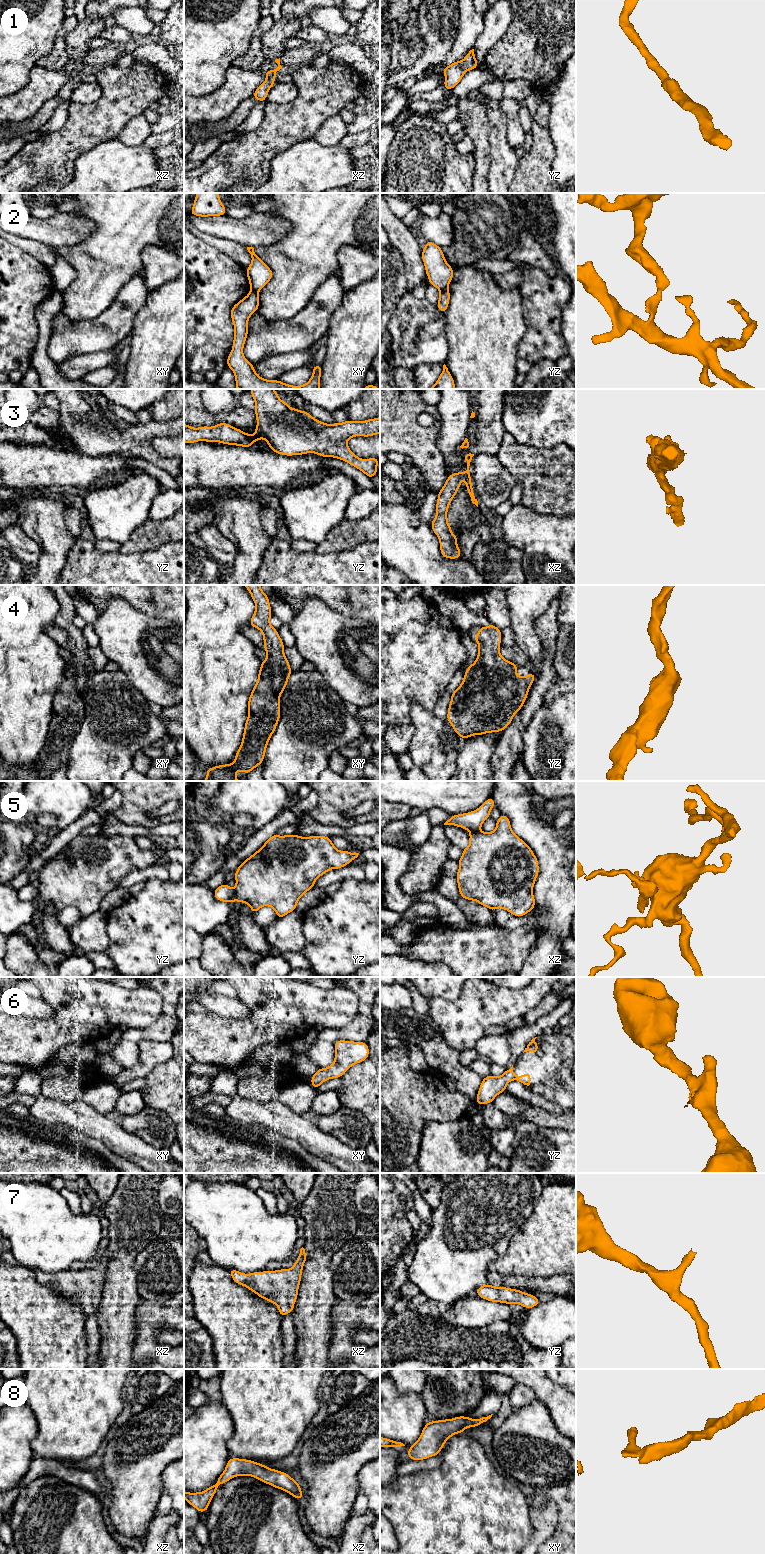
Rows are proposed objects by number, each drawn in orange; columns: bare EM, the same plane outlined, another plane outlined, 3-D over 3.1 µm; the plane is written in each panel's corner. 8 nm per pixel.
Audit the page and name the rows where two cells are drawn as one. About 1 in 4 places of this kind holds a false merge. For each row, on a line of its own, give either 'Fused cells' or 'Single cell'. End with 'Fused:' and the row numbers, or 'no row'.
1: Single cell
2: Fused cells
3: Single cell
4: Single cell
5: Fused cells
6: Single cell
7: Single cell
8: Single cell
Fused: 2, 5

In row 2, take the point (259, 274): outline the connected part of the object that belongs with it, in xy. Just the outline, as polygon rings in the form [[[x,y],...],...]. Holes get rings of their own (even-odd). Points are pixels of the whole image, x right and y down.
[[[247,247],[252,257],[250,266],[246,269],[251,290],[257,293],[271,280],[272,270],[256,255],[253,247]]]

